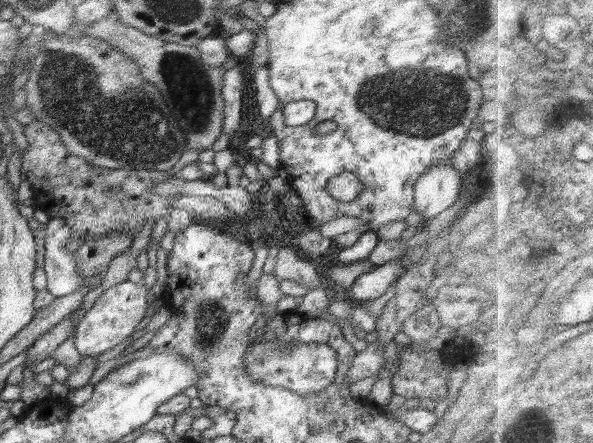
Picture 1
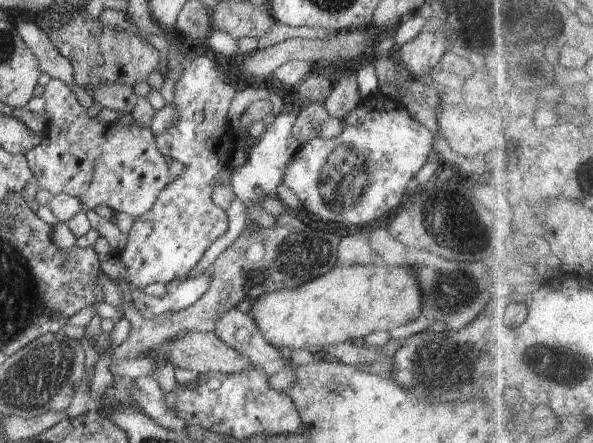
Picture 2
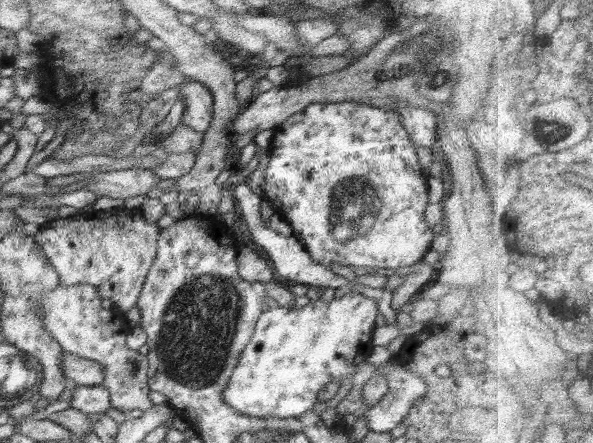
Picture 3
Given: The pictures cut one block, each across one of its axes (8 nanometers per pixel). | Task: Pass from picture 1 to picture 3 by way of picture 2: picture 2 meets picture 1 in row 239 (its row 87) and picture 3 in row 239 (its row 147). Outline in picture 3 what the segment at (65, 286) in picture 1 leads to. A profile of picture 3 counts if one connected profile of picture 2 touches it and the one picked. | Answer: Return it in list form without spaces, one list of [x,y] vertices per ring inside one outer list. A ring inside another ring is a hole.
[[[131,210],[136,212],[136,226],[122,226],[122,236],[138,236],[138,238],[106,238],[106,224],[110,222],[110,218],[120,218],[120,216],[114,216],[114,214],[106,214],[106,211],[100,212],[83,212],[76,216],[70,216],[67,218],[57,217],[51,221],[46,222],[44,226],[40,227],[40,230],[36,235],[32,236],[36,239],[36,243],[42,245],[42,251],[44,255],[48,257],[50,264],[56,269],[59,284],[62,286],[78,286],[78,284],[88,284],[94,286],[100,296],[103,298],[110,298],[122,312],[130,310],[138,302],[140,289],[142,289],[142,283],[148,275],[148,269],[152,267],[154,259],[156,259],[158,250],[158,235],[160,234],[160,227],[156,222],[148,223],[146,218],[151,217],[145,212],[140,214],[139,210]]]

